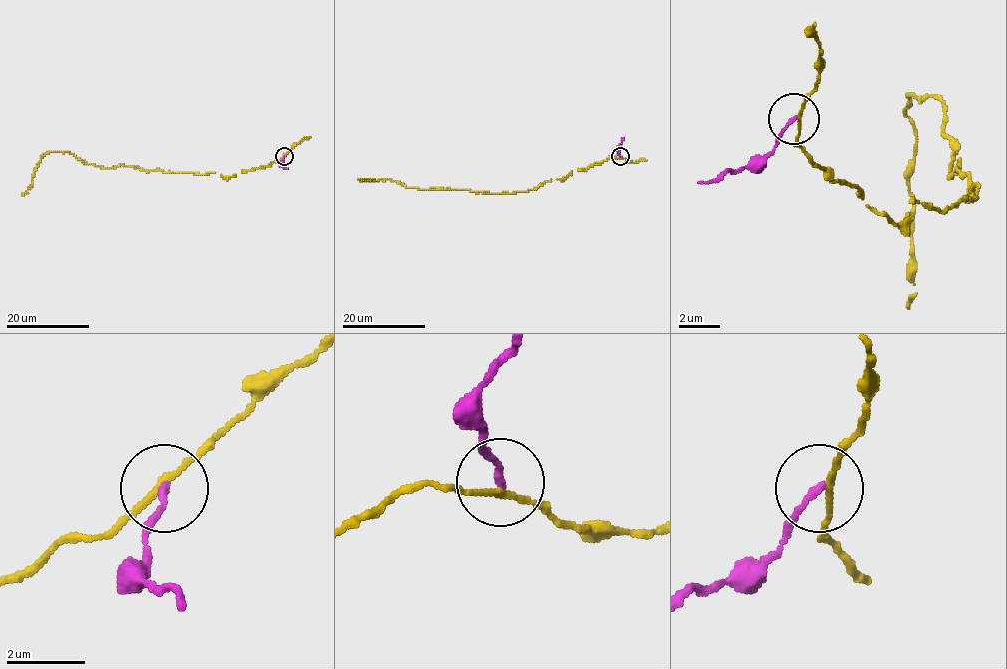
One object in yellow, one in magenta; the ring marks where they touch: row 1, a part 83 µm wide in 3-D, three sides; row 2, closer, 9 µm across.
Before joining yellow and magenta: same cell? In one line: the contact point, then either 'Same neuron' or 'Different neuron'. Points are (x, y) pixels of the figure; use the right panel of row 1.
Place: (794, 118). Different neuron

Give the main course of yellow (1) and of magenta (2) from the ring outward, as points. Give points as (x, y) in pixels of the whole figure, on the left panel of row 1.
1: (284, 156), (223, 177), (122, 164), (101, 168), (71, 153), (49, 151), (22, 195)
2: (284, 156), (282, 163), (287, 169)

